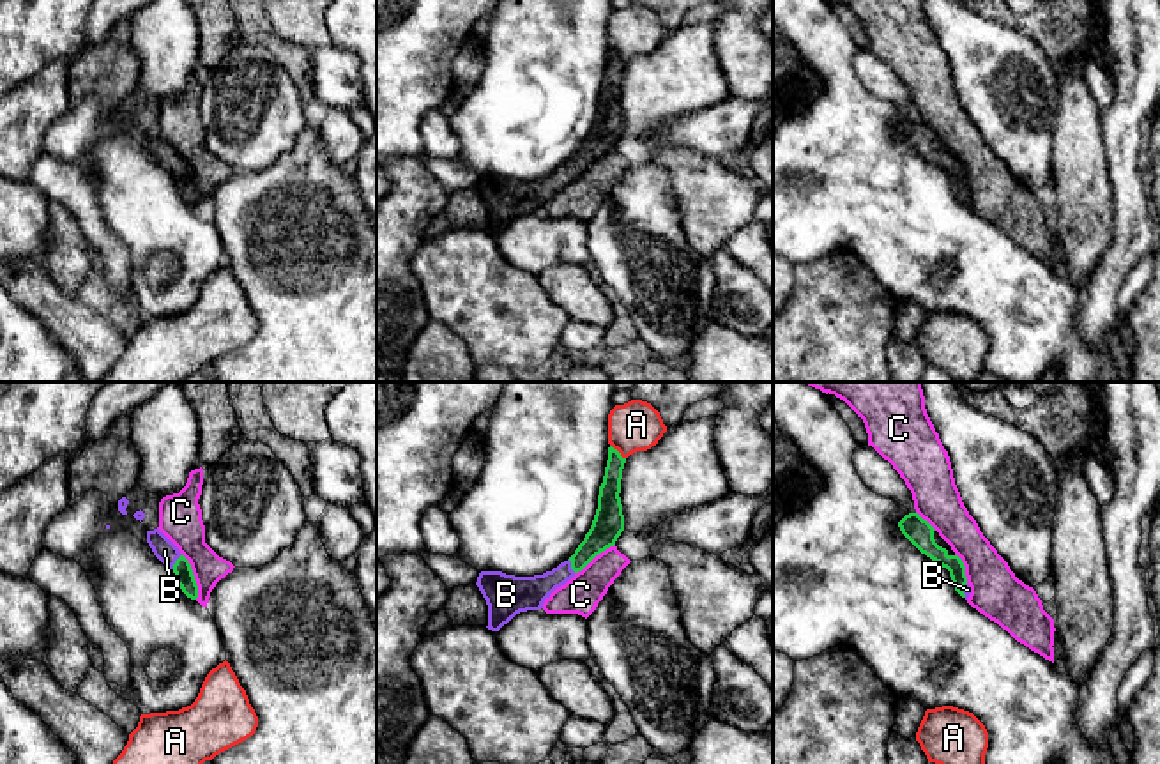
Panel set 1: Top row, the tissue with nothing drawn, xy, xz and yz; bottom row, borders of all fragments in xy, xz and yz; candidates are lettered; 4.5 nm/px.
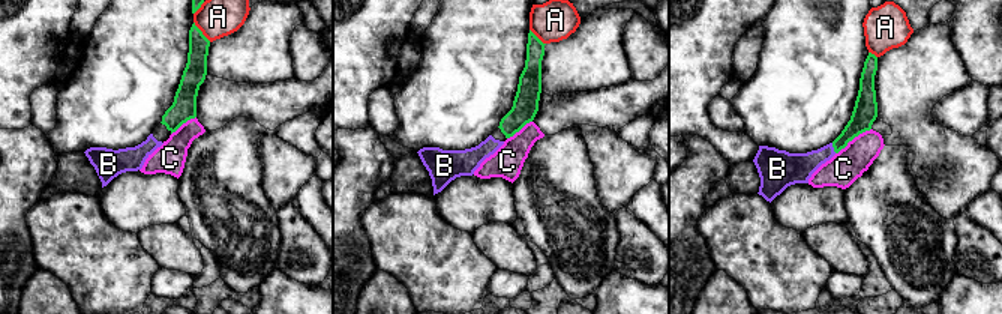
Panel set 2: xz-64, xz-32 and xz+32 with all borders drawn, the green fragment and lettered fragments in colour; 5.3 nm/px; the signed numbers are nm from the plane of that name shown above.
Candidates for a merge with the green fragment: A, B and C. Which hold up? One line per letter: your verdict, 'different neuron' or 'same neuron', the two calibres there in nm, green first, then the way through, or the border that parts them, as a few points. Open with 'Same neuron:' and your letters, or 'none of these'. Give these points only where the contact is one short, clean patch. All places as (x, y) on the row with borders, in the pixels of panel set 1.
Same neuron: B
A: different neuron; 110 nm thick on the green side, 220 nm on the other
B: same neuron; 80 nm thick on the green side, 100 nm on the other; runs through xy (183, 570), (175, 561), (165, 550)
C: different neuron; 80 nm thick on the green side, 180 nm on the other; border along xy (183, 554), (197, 586), (197, 598)

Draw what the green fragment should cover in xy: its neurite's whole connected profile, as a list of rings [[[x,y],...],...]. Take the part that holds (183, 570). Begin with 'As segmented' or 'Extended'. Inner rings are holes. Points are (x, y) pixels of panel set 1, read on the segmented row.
Extended. [[[147,531],[147,543],[152,548],[154,555],[168,566],[177,578],[182,592],[196,600],[198,598],[198,585],[191,569],[189,561],[179,552],[179,548],[159,531]]]

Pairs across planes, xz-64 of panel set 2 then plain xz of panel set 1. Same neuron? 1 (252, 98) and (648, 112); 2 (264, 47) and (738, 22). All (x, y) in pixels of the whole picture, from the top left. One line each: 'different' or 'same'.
1: different
2: different

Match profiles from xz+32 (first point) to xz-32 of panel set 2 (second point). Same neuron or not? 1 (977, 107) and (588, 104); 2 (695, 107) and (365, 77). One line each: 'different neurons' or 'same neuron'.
1: same neuron
2: same neuron

